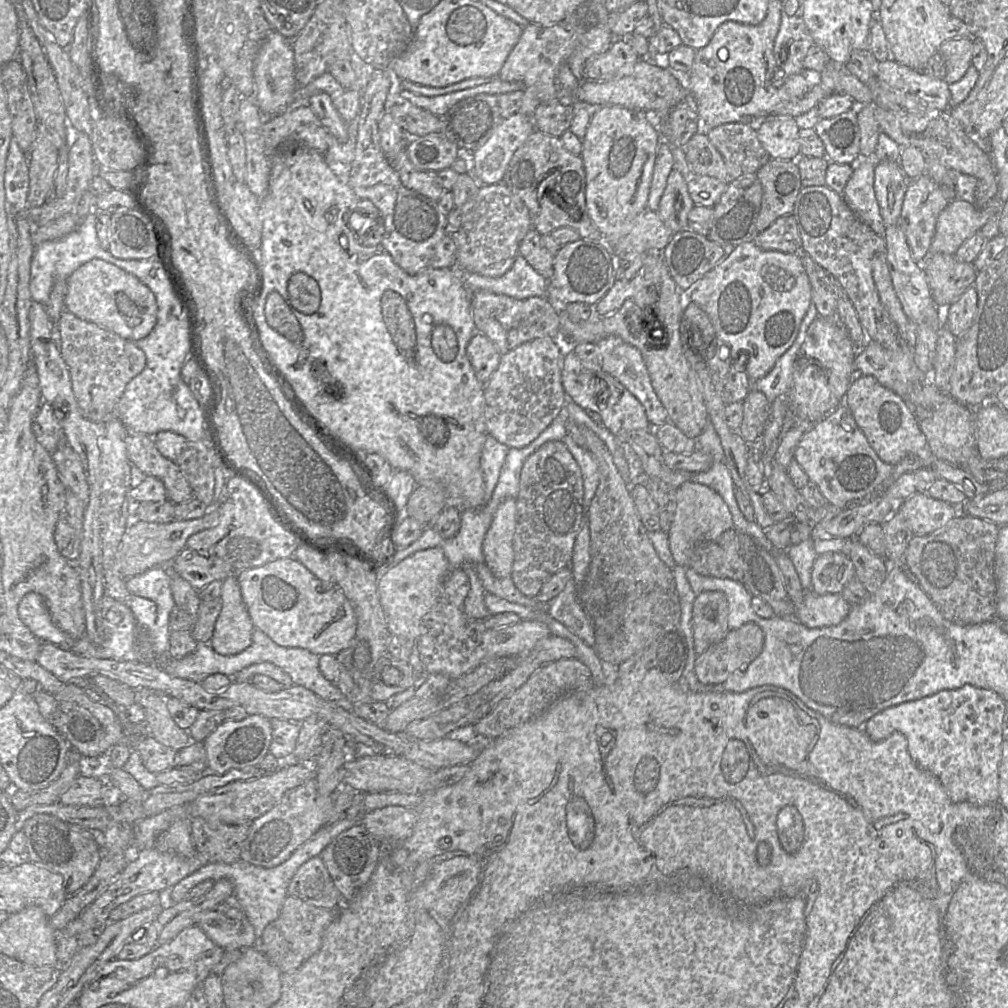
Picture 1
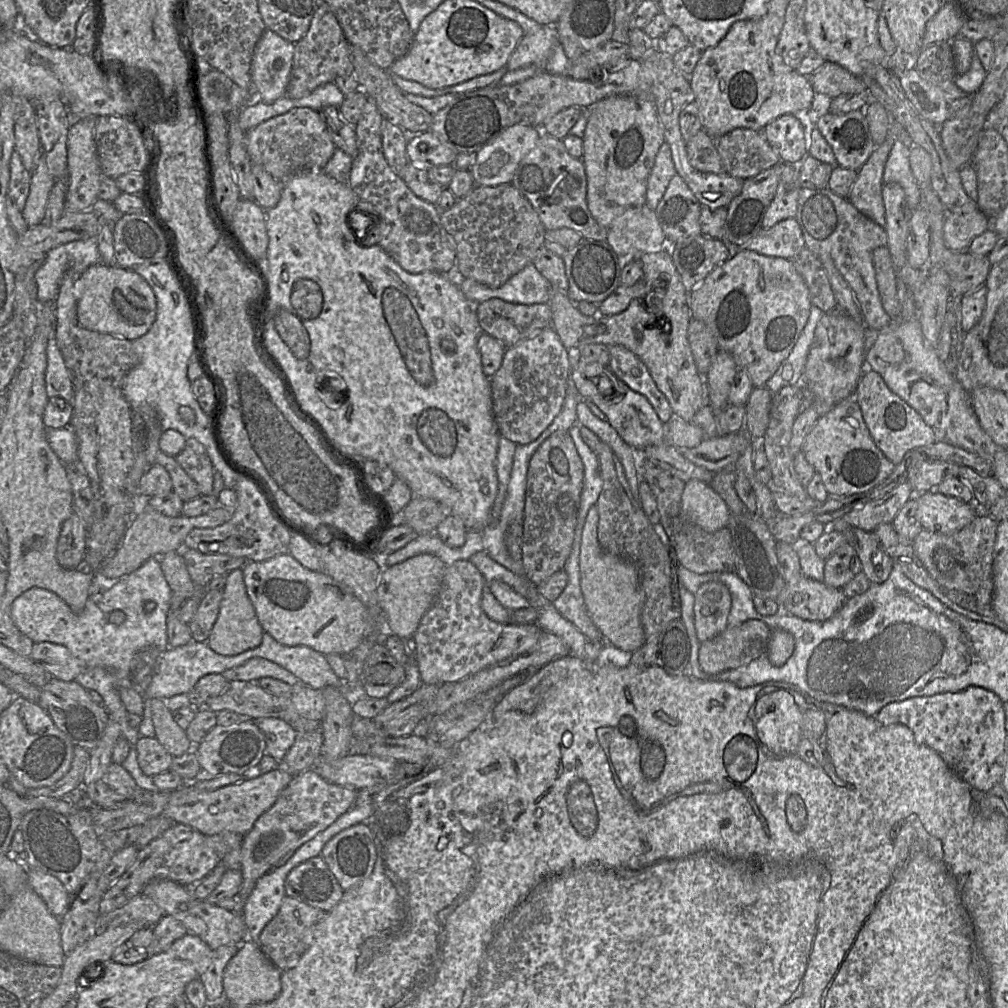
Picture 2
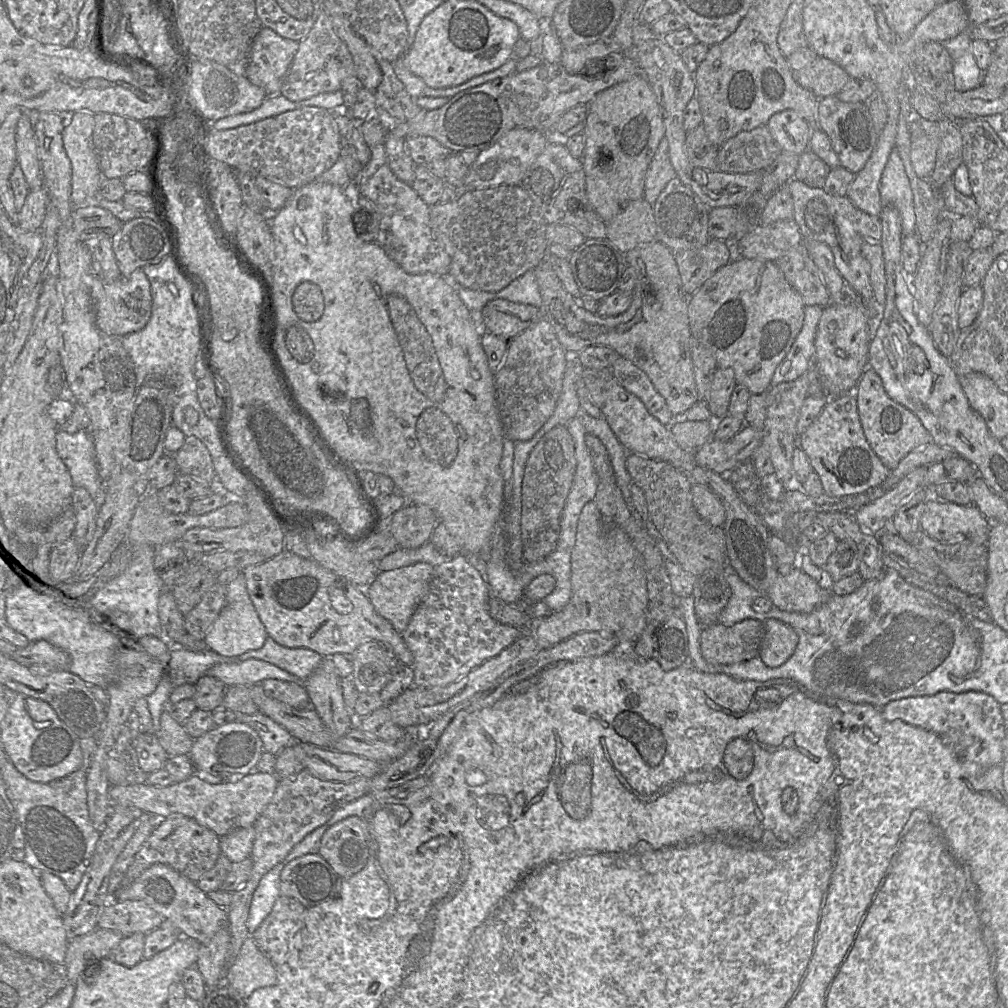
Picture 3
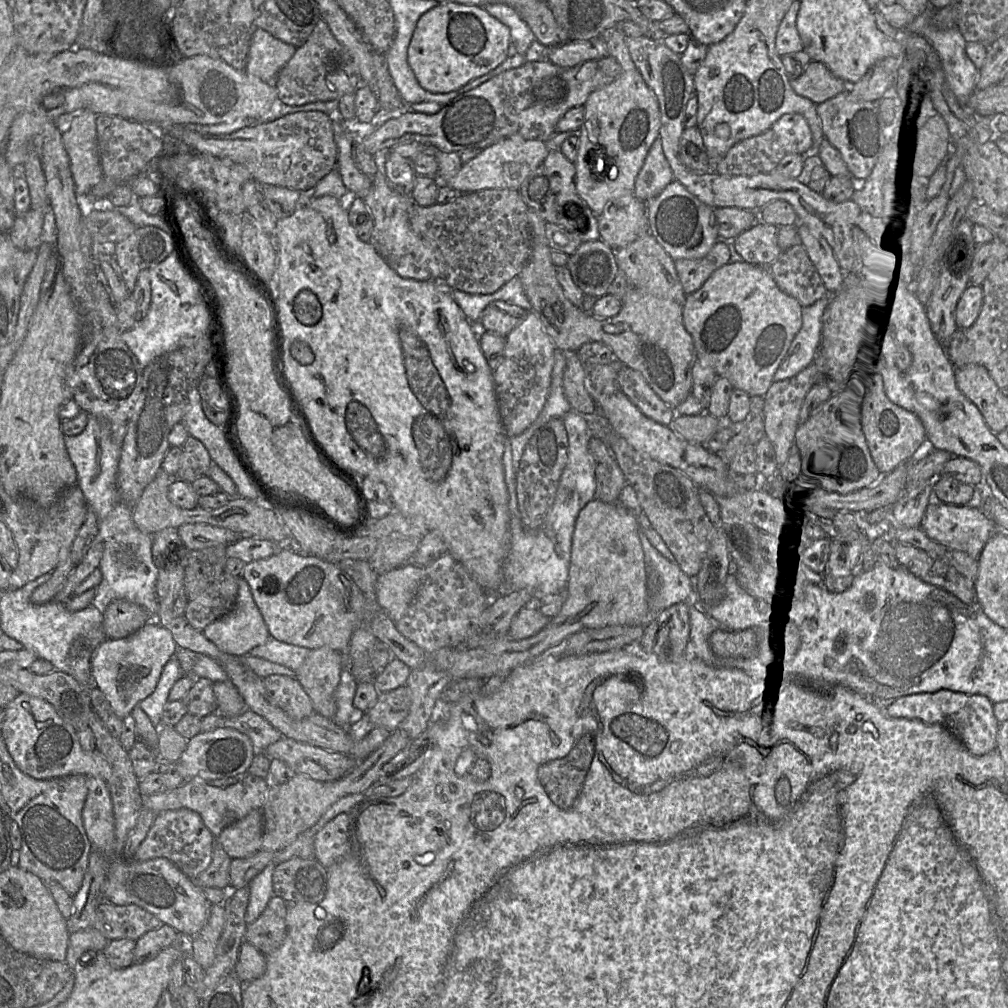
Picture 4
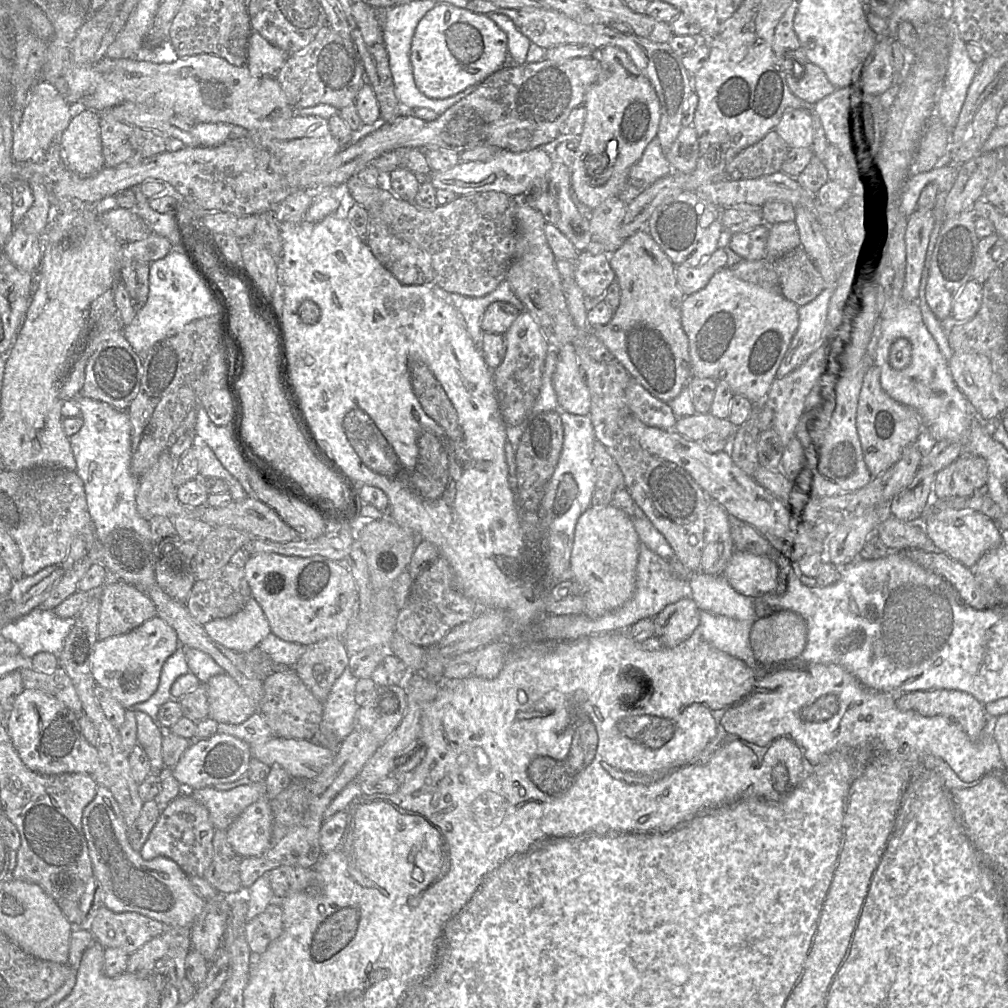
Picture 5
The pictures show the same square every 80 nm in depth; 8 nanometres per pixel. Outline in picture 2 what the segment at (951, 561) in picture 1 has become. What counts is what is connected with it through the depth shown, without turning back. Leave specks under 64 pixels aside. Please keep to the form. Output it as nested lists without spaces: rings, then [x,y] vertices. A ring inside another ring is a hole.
[[[978,515],[972,522],[952,534],[921,530],[912,542],[915,559],[942,587],[972,595],[980,604],[991,604],[993,596],[992,561],[997,521]]]

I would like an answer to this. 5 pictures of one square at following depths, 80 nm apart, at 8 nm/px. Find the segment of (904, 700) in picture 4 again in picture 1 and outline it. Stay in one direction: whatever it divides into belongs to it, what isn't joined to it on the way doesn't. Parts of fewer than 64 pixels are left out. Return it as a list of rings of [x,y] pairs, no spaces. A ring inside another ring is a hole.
[[[964,685],[888,707],[871,717],[862,728],[873,742],[880,742],[894,732],[900,732],[907,739],[908,752],[914,762],[937,777],[952,801],[983,806],[999,800],[999,765],[1005,709],[1006,701],[995,691]]]

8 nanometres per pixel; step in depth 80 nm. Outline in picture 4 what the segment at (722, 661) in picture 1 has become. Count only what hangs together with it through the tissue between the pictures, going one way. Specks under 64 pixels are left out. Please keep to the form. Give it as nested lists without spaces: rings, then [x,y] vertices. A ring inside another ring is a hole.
[[[753,628],[717,629],[708,642],[712,652],[719,657],[749,657],[755,655],[757,635]]]

